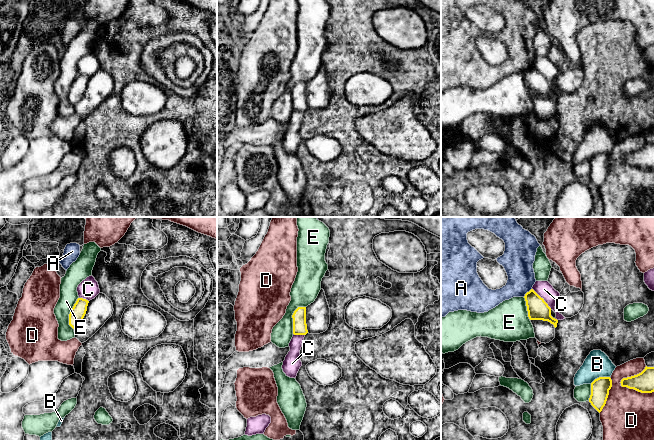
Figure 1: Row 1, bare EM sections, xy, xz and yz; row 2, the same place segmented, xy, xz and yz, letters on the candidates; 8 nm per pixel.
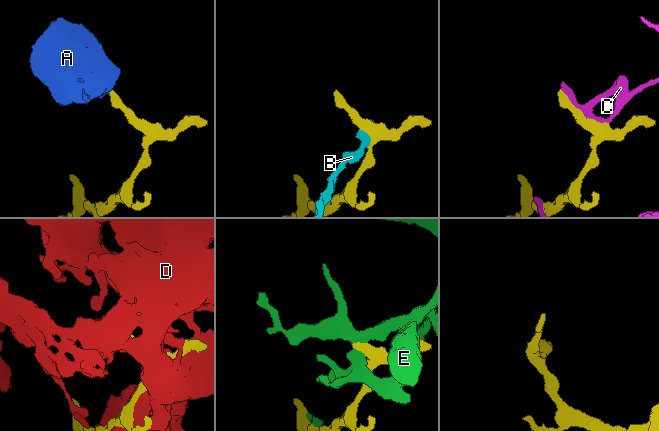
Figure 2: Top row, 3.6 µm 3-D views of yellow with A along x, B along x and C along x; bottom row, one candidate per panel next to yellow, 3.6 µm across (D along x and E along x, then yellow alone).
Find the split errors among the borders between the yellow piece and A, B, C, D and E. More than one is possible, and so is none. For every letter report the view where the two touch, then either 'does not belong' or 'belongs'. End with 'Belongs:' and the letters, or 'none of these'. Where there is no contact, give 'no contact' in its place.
A: yz | does not belong
B: yz | does not belong
C: yz | does not belong
D: yz | does not belong
E: xz | does not belong
Belongs: none of these

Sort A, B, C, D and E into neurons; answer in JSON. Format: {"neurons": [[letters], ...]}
{"neurons": [["A"], ["B", "D"], ["C"], ["E"]]}

